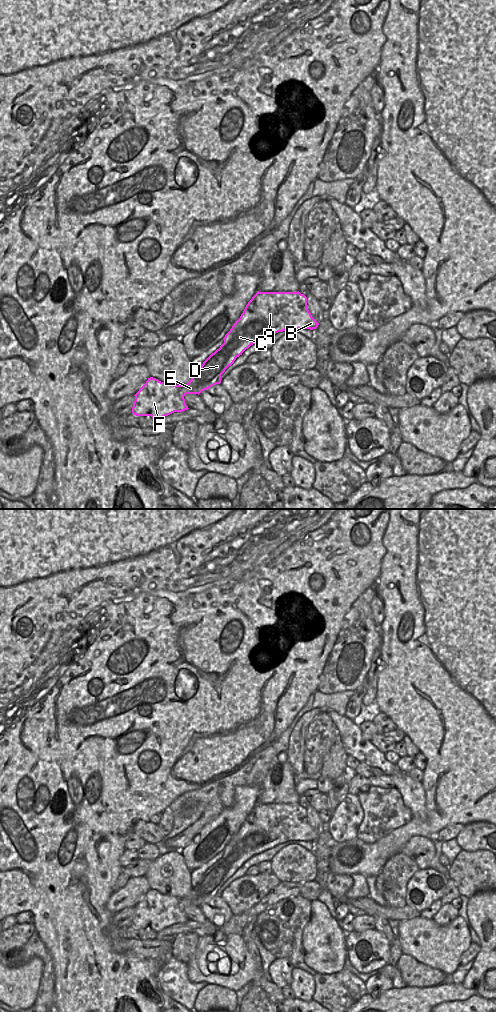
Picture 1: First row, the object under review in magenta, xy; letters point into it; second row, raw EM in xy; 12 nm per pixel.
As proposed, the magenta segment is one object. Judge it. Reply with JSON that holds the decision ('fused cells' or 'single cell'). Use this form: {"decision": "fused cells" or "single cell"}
{"decision": "single cell"}

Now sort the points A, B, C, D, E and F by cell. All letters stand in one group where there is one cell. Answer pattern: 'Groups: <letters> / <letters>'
Groups: A B C D E F.

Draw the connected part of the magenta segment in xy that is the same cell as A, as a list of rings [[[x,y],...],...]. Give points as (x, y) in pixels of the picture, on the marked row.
[[[257,292],[246,305],[240,318],[223,338],[224,343],[201,365],[197,373],[185,385],[174,385],[150,377],[134,395],[132,413],[136,416],[151,416],[156,421],[174,412],[188,410],[184,396],[200,394],[221,383],[221,375],[237,357],[251,345],[288,329],[316,329],[319,323],[308,310],[307,297],[298,292]]]

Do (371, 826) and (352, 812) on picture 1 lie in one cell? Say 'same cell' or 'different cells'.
different cells

